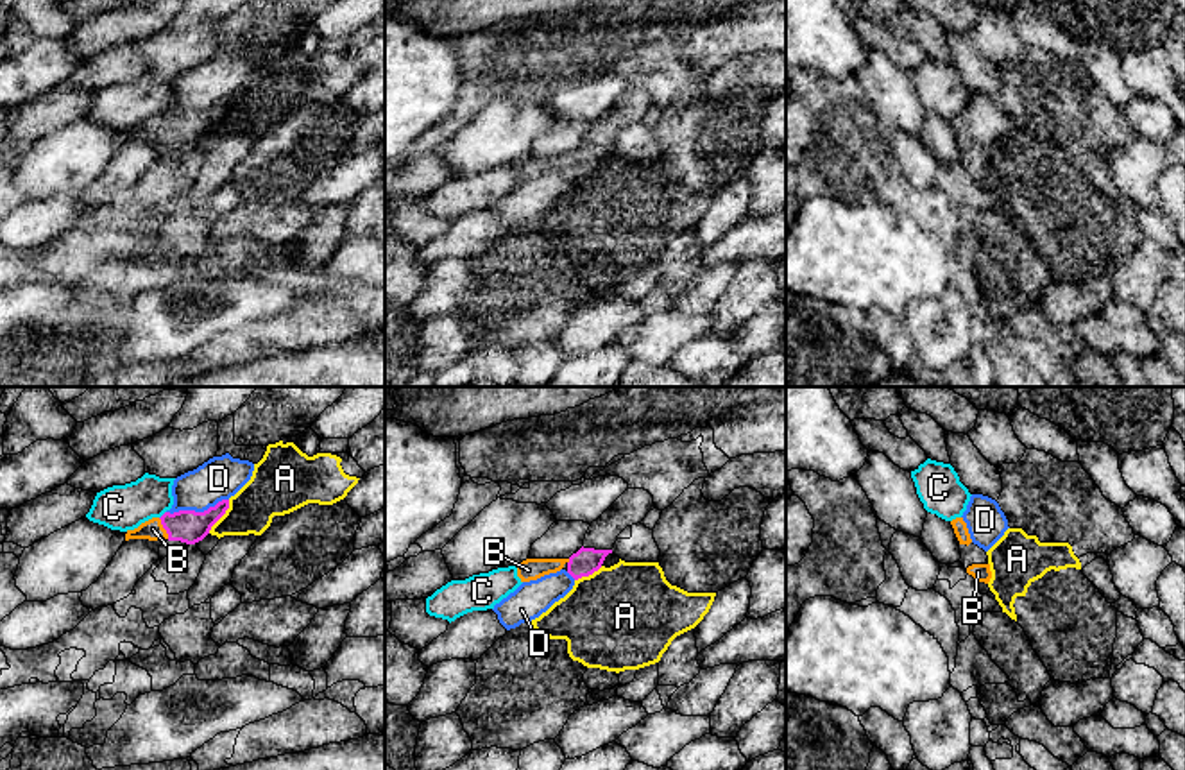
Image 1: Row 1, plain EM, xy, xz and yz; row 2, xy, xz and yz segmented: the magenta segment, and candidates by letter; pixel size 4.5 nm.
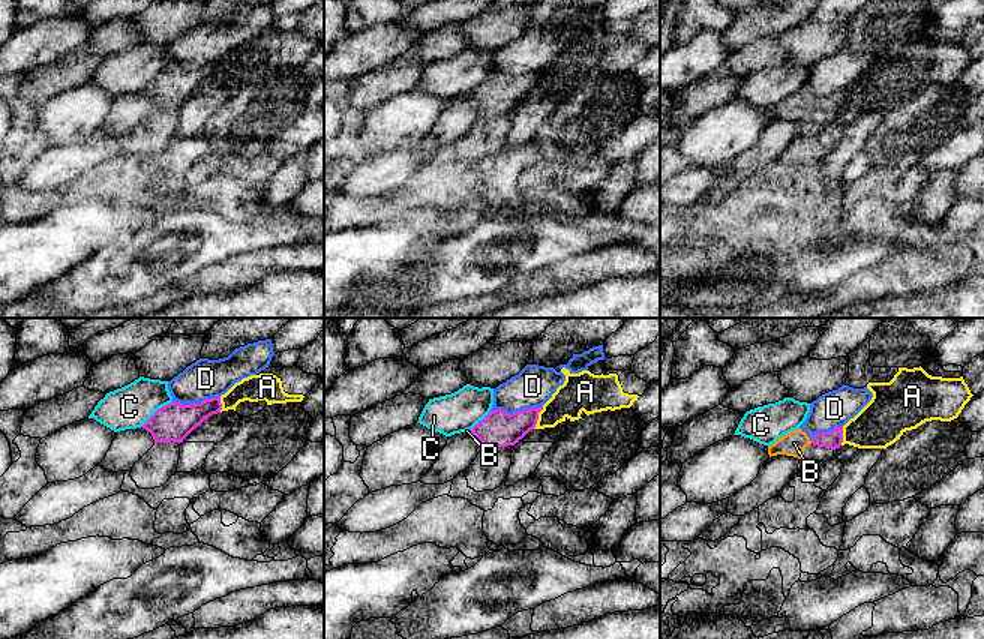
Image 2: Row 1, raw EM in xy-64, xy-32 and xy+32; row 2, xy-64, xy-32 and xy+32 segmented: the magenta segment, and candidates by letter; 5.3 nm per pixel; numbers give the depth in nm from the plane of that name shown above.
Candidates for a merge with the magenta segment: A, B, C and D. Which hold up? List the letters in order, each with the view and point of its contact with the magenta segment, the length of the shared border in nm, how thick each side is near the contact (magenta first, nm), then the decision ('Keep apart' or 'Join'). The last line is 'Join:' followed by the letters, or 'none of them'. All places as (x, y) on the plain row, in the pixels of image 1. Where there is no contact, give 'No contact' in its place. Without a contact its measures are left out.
A: Touches magenta at xy (222, 113). Shared border 180 nm. Thickness 150 nm (magenta) against 220 nm. Keep apart
B: Touches magenta at xy (163, 126). Shared border 110 nm. Thickness 150 nm (magenta) against 90 nm. Join
C: Touches magenta at xy (163, 113). Shared border 50 nm. Thickness 150 nm (magenta) against 200 nm. Keep apart
D: Touches magenta at xy (197, 111). Shared border 280 nm. Thickness 150 nm (magenta) against 190 nm. Keep apart
Join: B

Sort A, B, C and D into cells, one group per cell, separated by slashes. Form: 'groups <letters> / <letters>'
groups A / B / C / D

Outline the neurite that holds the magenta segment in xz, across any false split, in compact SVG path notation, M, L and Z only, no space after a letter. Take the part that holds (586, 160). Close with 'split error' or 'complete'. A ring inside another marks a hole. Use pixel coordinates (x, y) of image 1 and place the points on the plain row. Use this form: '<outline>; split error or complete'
M582 145L576 152L569 156L567 172L575 179L582 175L589 175L601 167L609 152L612 152L612 149L594 149L594 147Z; complete

